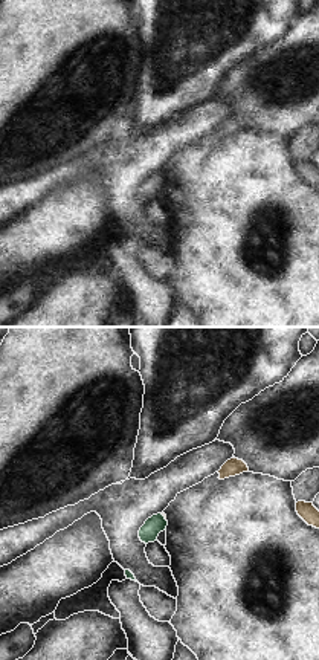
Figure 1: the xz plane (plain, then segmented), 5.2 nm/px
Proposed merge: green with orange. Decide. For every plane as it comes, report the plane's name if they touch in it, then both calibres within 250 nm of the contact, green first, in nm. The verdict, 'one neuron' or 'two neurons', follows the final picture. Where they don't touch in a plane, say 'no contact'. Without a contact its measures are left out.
contact in xz; calibres 100 and 20 nm

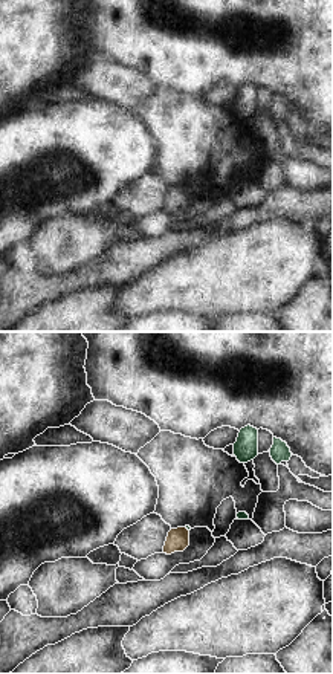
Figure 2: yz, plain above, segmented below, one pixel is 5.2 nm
contact in yz; calibres 20 and 120 nm

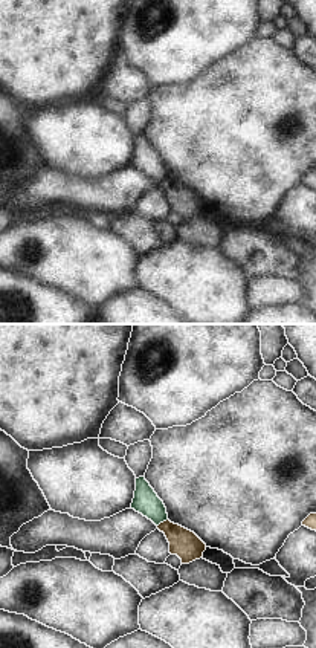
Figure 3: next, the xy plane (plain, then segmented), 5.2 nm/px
contact in xy; calibres 140 and 150 nm

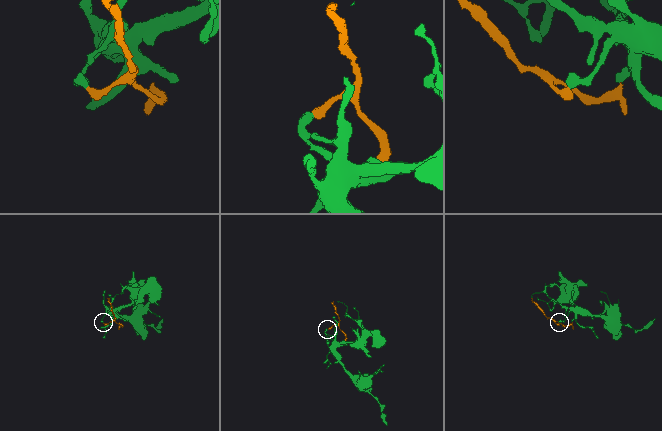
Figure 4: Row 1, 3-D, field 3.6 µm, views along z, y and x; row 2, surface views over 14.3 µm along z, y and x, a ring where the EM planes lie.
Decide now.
two neurons

